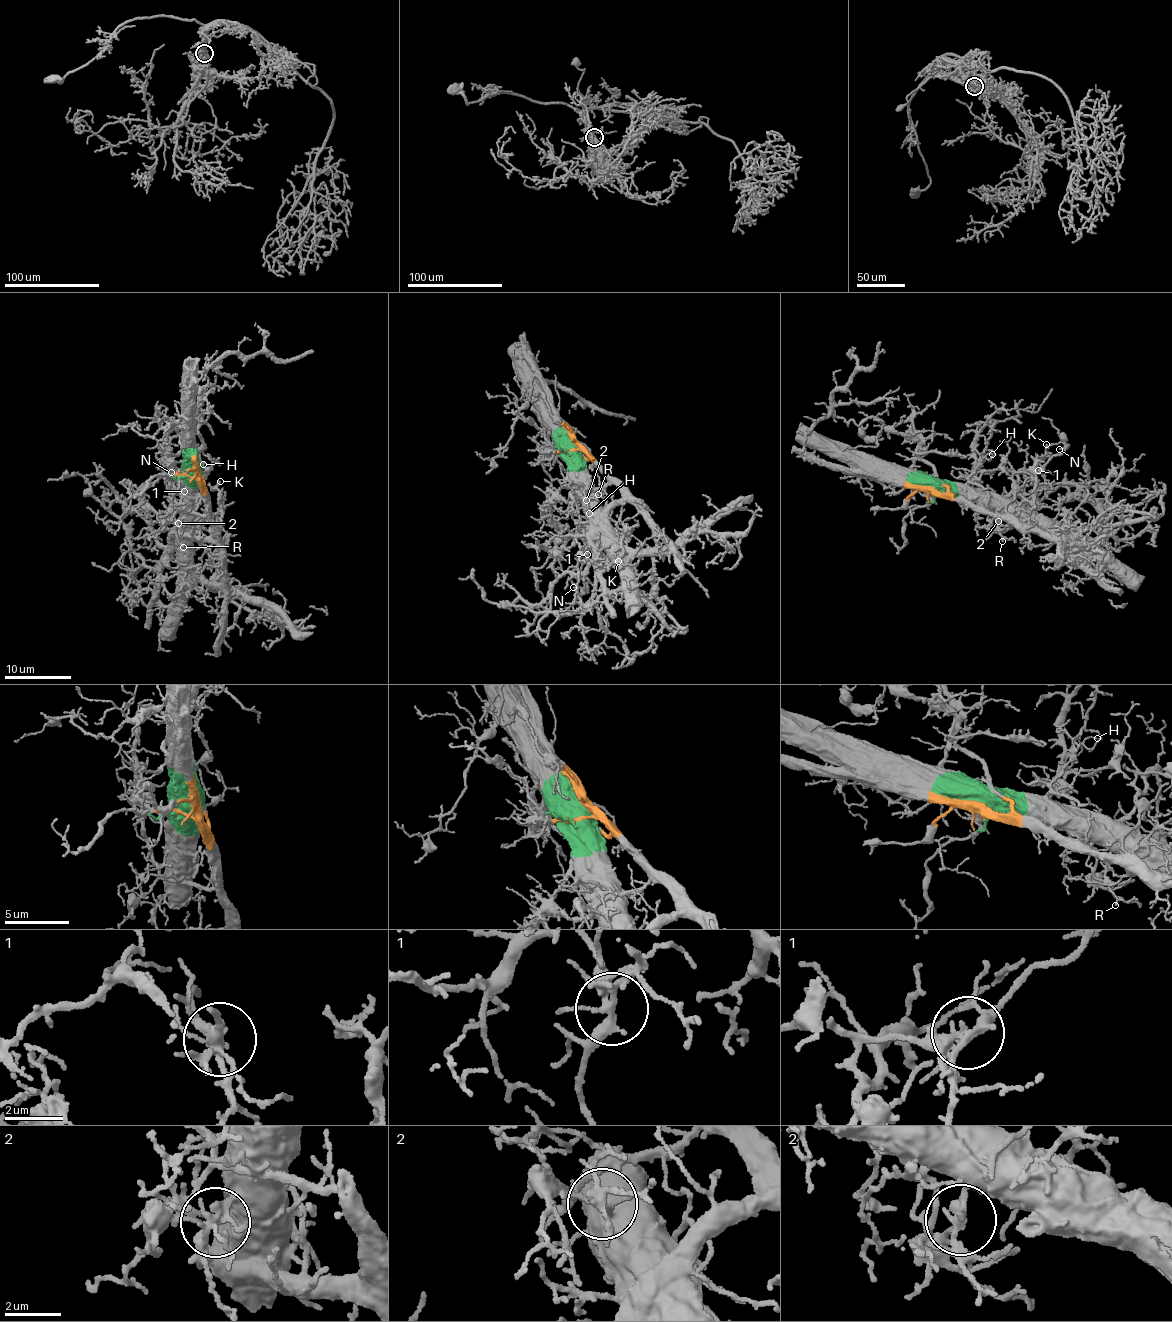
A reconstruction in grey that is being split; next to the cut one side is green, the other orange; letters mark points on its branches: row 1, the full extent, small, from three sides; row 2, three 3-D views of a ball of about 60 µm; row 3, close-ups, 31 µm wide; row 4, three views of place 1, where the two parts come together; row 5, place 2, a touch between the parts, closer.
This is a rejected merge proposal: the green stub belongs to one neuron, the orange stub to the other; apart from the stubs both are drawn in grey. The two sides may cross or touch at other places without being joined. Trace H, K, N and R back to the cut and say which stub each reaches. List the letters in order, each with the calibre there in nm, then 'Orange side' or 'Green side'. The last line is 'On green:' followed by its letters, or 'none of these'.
H: Thickness 100 nm. Green side
K: Thickness 150 nm. Green side
N: Thickness 110 nm. Orange side
R: Thickness 150 nm. Green side
On green: H, K, R

